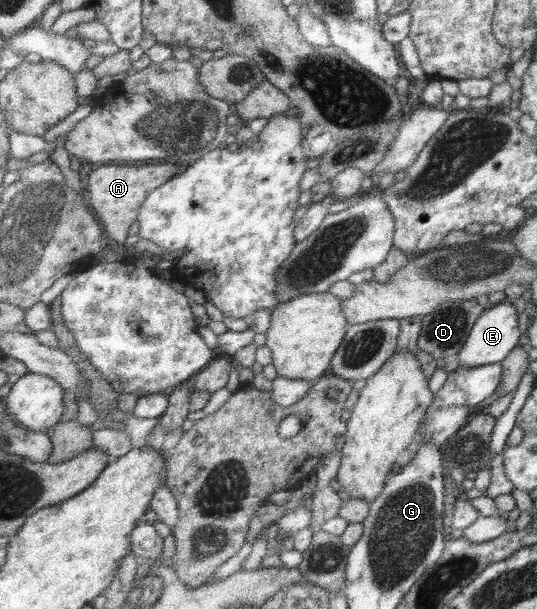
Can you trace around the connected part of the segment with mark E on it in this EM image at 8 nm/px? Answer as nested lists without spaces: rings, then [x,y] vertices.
[[[507,298],[488,309],[483,309],[475,319],[462,347],[458,350],[459,365],[462,368],[470,368],[501,362],[518,344],[520,332],[518,331],[517,317],[518,313]]]

